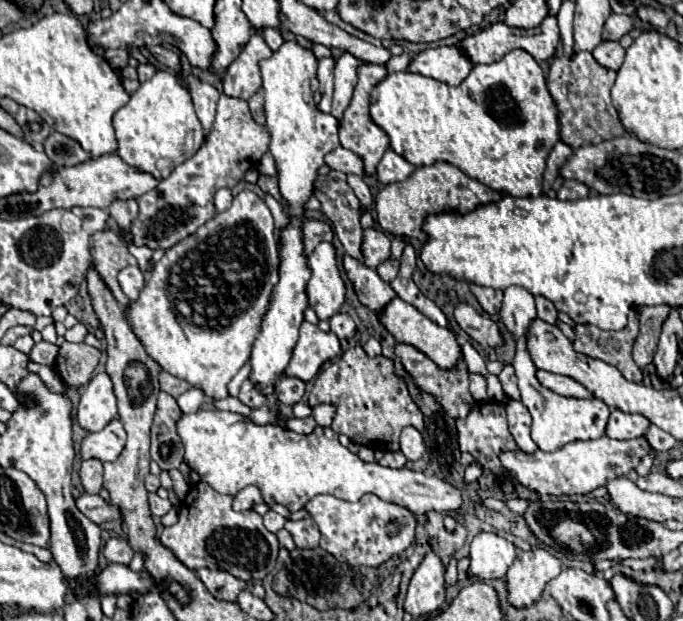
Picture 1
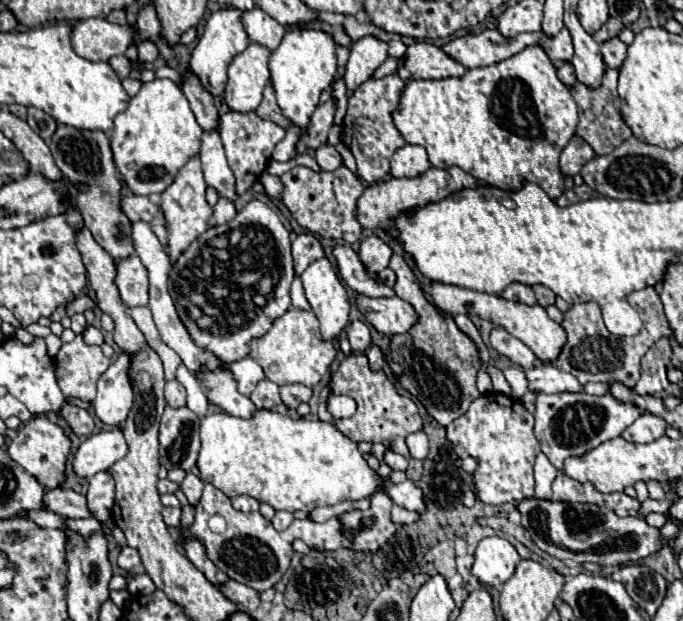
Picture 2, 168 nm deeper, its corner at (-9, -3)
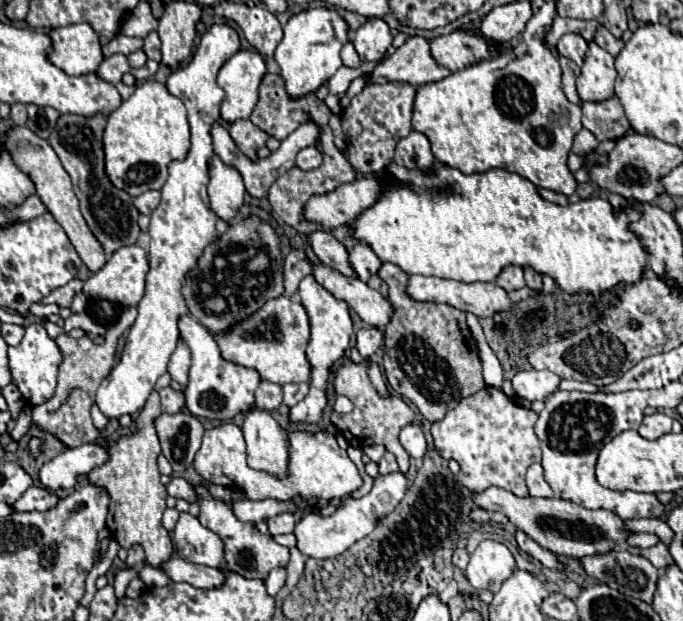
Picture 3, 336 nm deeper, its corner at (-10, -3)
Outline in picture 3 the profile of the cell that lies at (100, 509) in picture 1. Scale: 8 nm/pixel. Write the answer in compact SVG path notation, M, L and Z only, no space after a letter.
M30 487L22 495L22 499L18 499L18 503L14 503L12 507L16 511L48 511L48 509L56 507L58 501L60 501L60 497L54 495L48 489L44 489L44 487Z

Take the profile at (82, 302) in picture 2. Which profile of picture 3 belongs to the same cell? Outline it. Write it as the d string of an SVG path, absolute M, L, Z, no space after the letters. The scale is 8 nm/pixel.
M138 245L122 247L108 259L108 263L98 273L94 273L84 283L84 295L88 297L88 301L112 301L112 303L118 303L122 307L126 307L126 305L136 307L140 303L140 299L144 297L146 275L148 275L146 251Z

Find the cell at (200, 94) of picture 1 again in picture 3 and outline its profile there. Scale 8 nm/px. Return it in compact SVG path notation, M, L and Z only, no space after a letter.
M214 153L208 161L208 177L208 195L212 211L220 219L230 221L232 217L236 217L238 209L244 203L246 187L242 175Z

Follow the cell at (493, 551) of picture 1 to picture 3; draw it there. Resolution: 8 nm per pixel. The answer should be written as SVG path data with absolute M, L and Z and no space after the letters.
M494 539L482 541L476 551L470 555L470 563L466 567L466 579L476 589L488 589L496 593L502 583L514 573L516 561L510 549Z

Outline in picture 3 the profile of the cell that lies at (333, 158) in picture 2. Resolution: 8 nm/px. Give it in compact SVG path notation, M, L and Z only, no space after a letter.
M306 147L296 157L296 167L304 169L304 171L318 169L320 165L322 165L322 153L318 151L318 147Z

